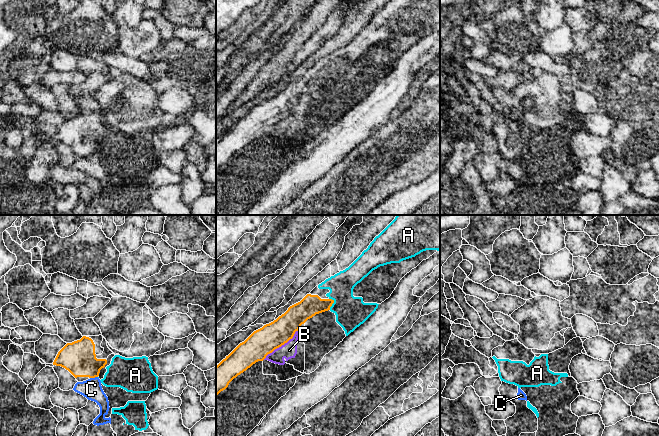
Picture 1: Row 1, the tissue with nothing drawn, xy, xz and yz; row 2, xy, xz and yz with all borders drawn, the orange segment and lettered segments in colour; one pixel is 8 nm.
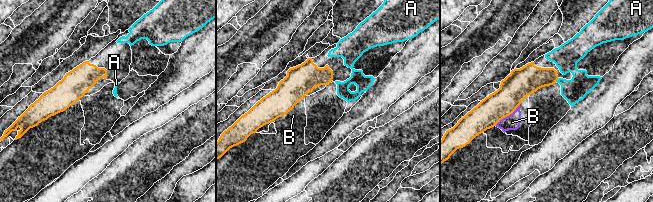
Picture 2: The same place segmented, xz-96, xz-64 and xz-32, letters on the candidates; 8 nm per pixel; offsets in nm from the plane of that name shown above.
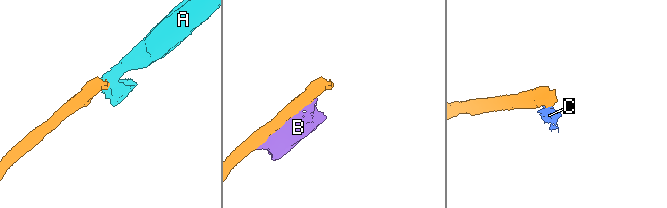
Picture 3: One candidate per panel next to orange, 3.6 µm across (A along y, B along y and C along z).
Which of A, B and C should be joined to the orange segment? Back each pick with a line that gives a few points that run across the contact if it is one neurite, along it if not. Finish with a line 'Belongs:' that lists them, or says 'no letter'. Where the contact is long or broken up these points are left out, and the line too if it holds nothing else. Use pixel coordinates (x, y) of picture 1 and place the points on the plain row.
A: xz (310, 81), (332, 79), (342, 79), (351, 88)
Belongs: A

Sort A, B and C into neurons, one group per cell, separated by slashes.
A / B C

